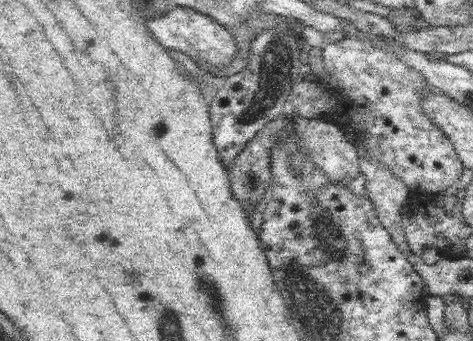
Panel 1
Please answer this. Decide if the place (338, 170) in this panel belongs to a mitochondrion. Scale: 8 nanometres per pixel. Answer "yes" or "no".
yes

